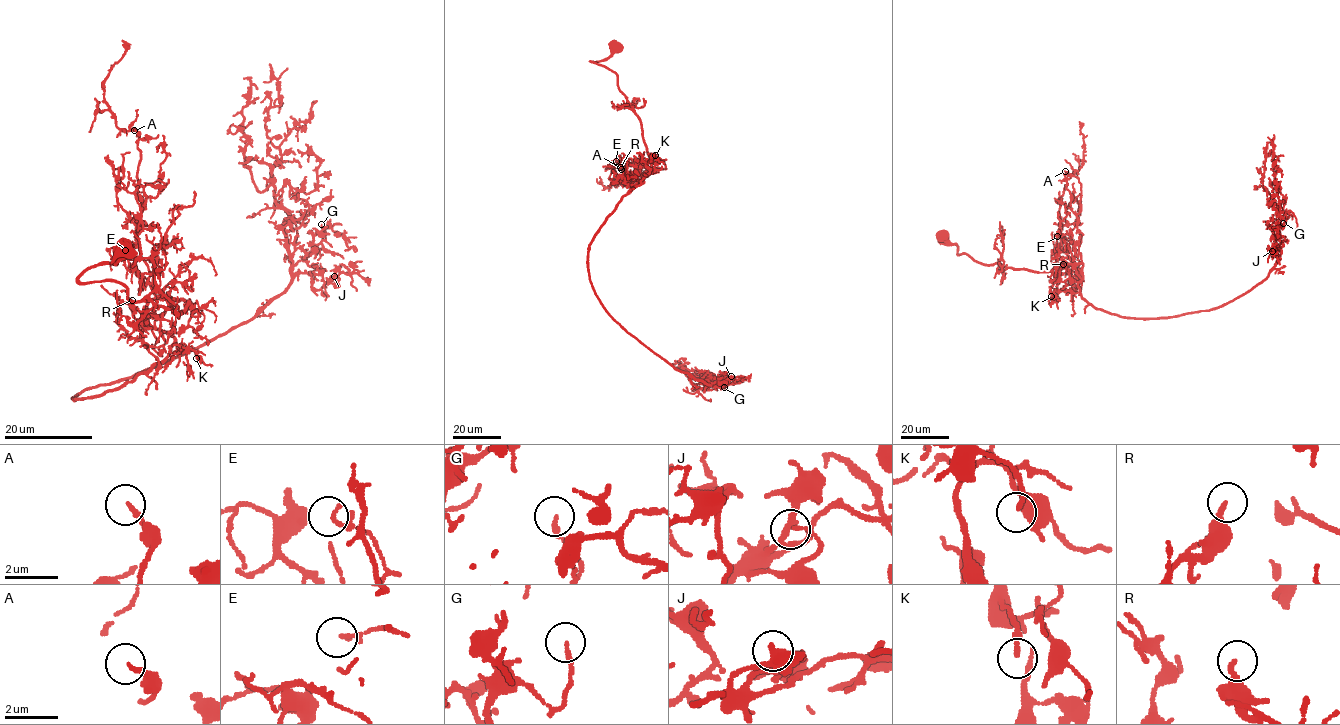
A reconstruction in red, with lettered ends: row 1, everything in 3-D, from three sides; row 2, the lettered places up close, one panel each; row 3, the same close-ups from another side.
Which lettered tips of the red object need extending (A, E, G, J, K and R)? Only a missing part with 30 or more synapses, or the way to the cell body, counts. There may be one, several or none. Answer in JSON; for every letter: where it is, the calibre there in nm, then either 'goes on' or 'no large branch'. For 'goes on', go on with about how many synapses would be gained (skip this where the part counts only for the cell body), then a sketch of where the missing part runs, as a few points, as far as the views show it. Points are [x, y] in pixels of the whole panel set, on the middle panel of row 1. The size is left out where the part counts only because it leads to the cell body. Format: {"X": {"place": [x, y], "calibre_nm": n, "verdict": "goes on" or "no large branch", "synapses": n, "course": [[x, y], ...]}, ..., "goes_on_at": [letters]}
{"A": {"place": [621, 169], "calibre_nm": 170, "verdict": "no large branch"}, "E": {"place": [616, 161], "calibre_nm": 140, "verdict": "no large branch"}, "G": {"place": [724, 387], "calibre_nm": 160, "verdict": "no large branch"}, "J": {"place": [731, 376], "calibre_nm": 110, "verdict": "no large branch"}, "K": {"place": [655, 155], "calibre_nm": 180, "verdict": "no large branch"}, "R": {"place": [620, 167], "calibre_nm": 240, "verdict": "no large branch"}, "goes_on_at": []}

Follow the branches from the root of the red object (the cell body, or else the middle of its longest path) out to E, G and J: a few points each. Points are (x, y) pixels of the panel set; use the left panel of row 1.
E: (122, 245), (78, 279), (180, 313), (186, 300), (142, 289), (125, 250)
G: (122, 245), (78, 279), (187, 306), (155, 321), (174, 339), (161, 362), (73, 398), (253, 319), (321, 224)
J: (122, 245), (78, 279), (187, 306), (155, 321), (161, 362), (73, 398), (334, 276)

